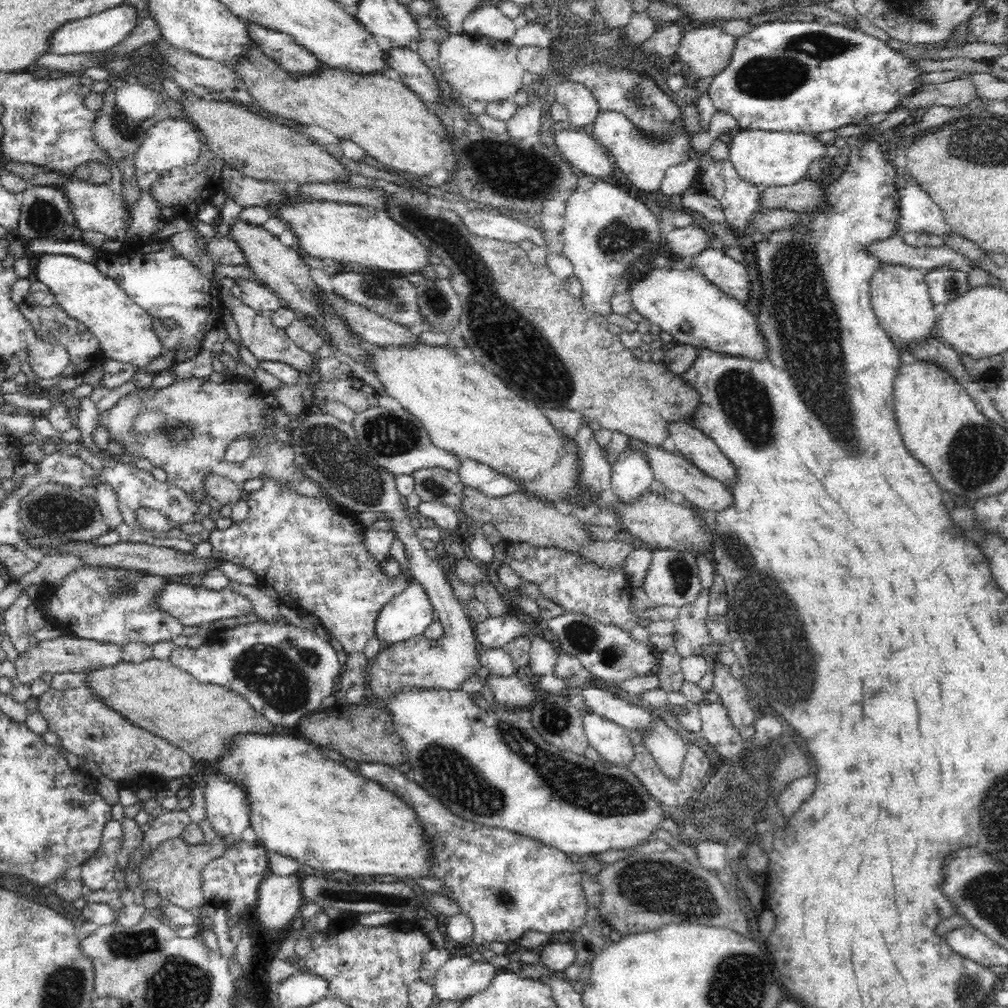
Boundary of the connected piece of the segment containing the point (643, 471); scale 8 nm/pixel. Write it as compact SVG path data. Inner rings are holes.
M629 446L626 450L620 452L617 460L613 464L613 472L611 478L611 489L623 498L624 502L632 502L634 498L640 498L640 494L644 494L650 486L653 486L656 480L653 475L650 461L646 459L645 452L641 450L634 450Z

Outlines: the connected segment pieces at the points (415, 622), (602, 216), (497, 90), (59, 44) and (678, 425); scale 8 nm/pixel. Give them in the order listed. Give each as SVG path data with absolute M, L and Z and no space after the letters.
M411 581L380 610L375 637L384 644L394 644L422 635L434 624L434 612L427 591L420 583Z
M598 180L587 191L576 187L565 204L562 252L572 262L573 275L578 276L583 286L580 297L588 311L601 317L608 316L614 287L620 282L622 272L640 256L653 254L658 267L696 270L692 256L675 260L667 254L666 238L658 234L661 226L658 218L645 203L622 188Z
M466 34L448 35L439 46L439 61L443 72L443 83L450 84L453 90L466 100L480 100L485 104L498 100L512 99L516 92L526 86L526 71L518 58L518 47L511 42L495 41L488 37L472 38Z
M122 4L100 14L64 23L60 29L56 29L54 36L50 38L50 50L52 54L80 54L95 53L108 50L124 40L132 32L140 18L136 17L134 6Z
M675 421L670 426L669 446L694 464L704 474L730 484L736 480L736 467L718 448L713 438L686 421Z

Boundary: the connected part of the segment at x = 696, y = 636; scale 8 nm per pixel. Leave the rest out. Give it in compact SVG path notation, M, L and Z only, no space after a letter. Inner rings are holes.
M702 589L696 600L680 607L674 621L674 629L680 636L675 640L675 647L681 658L697 654L702 646L712 646L712 637L706 625L706 614L709 608L709 589Z

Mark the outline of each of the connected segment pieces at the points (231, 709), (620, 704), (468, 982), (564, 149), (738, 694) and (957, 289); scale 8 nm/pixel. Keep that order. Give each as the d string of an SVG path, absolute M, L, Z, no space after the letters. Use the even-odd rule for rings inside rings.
M156 654L141 663L122 661L116 666L89 671L86 684L95 691L95 697L102 698L112 710L118 710L124 718L134 722L136 726L151 731L152 734L159 735L162 739L167 739L168 742L189 754L194 762L212 761L222 757L224 753L227 753L227 746L231 745L232 737L241 734L276 732L274 724L263 714L256 712L242 694L210 682L198 682L191 674L184 672L170 661L159 660Z
M588 683L583 685L583 696L586 696L586 706L592 712L624 727L628 732L634 730L650 730L652 728L652 712L646 712L636 704L630 704L618 696L610 693L606 688L601 689Z
M456 954L439 968L432 987L441 1000L465 1001L484 990L499 970L488 961L474 961L466 954Z
M570 127L567 130L554 131L553 148L579 174L590 174L596 178L611 176L614 161L611 155L595 141L592 135Z
M712 659L711 671L714 673L713 690L726 709L732 726L736 730L744 726L752 726L756 720L756 712L748 703L748 692L744 683L734 679L728 665Z
M934 268L925 273L932 302L938 309L971 289L967 273L951 268Z

